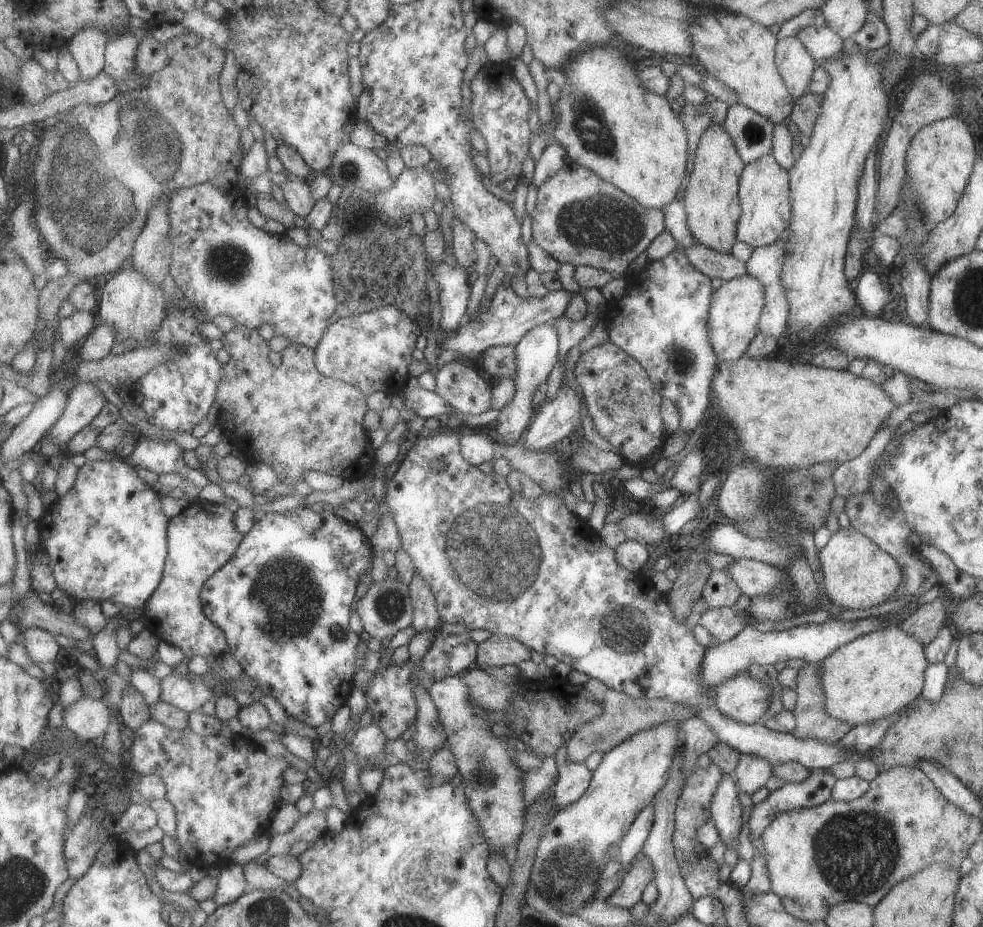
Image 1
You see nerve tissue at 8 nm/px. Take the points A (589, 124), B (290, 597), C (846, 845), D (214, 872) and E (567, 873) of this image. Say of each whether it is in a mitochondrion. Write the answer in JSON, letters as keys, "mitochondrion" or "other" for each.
{"A":"mitochondrion","B":"mitochondrion","C":"mitochondrion","D":"other","E":"mitochondrion"}

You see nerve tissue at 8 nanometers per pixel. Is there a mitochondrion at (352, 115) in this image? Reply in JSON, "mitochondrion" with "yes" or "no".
{"mitochondrion":"no"}

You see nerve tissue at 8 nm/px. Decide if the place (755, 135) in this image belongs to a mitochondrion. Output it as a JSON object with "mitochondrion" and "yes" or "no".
{"mitochondrion":"yes"}

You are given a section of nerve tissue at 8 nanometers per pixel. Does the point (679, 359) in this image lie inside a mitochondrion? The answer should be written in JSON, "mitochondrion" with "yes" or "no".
{"mitochondrion":"yes"}

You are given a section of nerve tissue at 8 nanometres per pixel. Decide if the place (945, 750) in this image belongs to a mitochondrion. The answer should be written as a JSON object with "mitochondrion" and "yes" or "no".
{"mitochondrion":"yes"}

